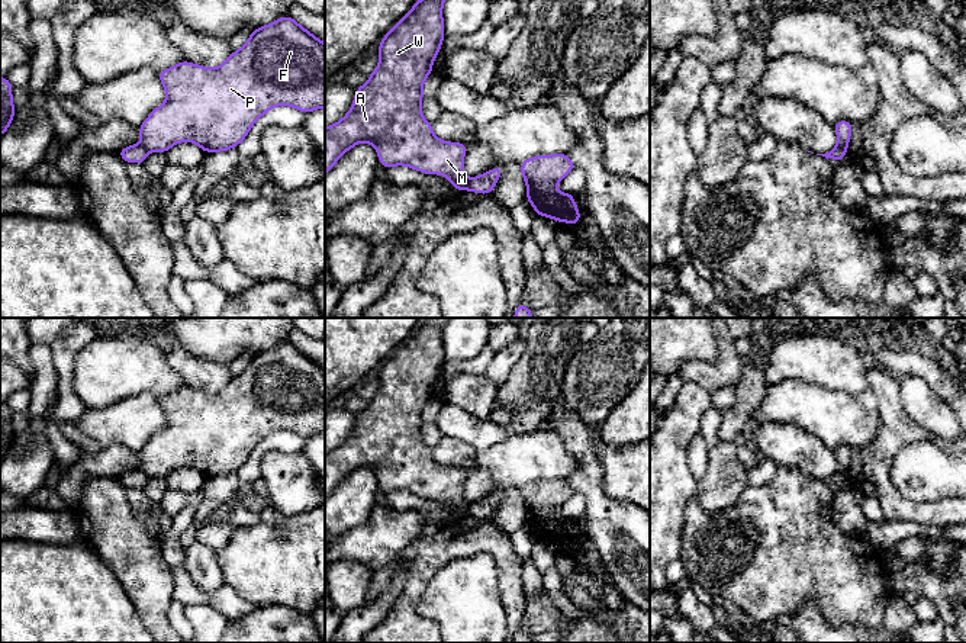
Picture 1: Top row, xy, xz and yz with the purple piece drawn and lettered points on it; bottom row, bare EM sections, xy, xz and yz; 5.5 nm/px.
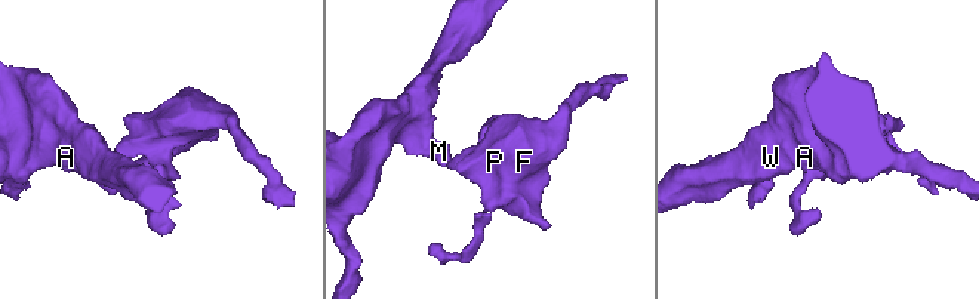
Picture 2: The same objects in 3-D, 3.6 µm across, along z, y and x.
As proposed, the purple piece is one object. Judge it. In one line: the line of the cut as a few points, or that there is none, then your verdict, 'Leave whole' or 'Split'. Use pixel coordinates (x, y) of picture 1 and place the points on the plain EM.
Split along xz (470, 504), (467, 514). Split

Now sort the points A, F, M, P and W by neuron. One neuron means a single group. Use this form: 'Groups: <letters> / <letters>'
Groups: A M W / F P

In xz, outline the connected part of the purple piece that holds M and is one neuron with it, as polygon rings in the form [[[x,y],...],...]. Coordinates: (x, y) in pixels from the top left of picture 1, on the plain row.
[[[425,318],[422,325],[387,357],[379,372],[379,390],[366,409],[355,414],[350,437],[337,449],[325,453],[325,499],[338,483],[360,467],[377,475],[384,493],[408,491],[425,499],[447,502],[455,515],[468,515],[470,504],[463,499],[467,470],[445,467],[432,457],[432,449],[421,435],[422,409],[432,398],[432,386],[441,376],[444,364],[442,328],[451,318]]]

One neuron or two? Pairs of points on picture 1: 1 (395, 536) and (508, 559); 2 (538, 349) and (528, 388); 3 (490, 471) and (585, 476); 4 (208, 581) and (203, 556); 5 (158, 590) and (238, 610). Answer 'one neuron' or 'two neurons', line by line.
1: two neurons
2: one neuron
3: two neurons
4: one neuron
5: two neurons

